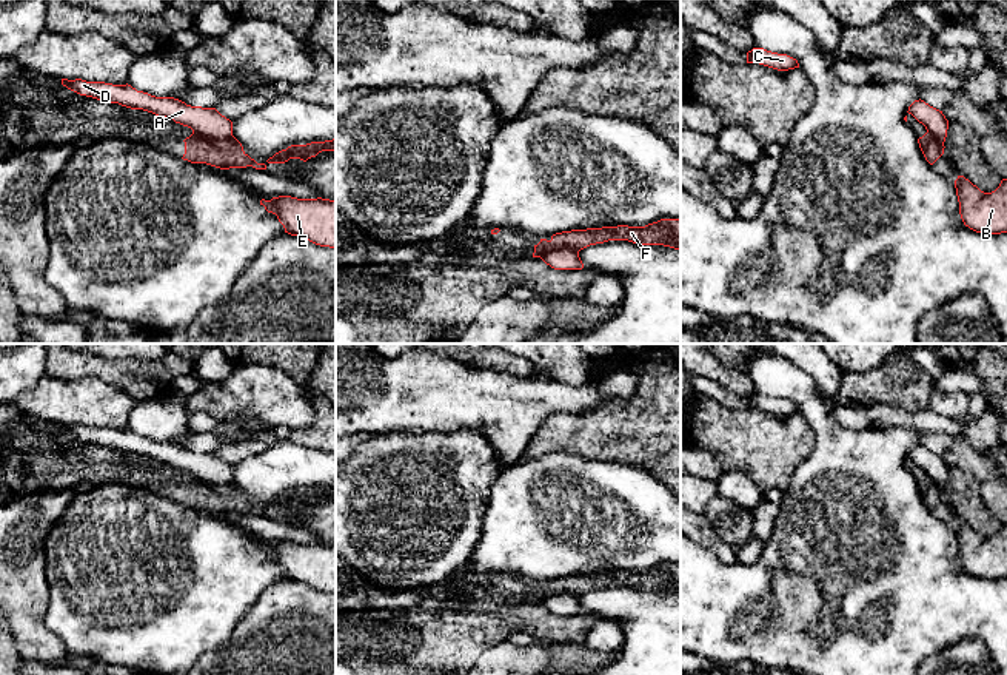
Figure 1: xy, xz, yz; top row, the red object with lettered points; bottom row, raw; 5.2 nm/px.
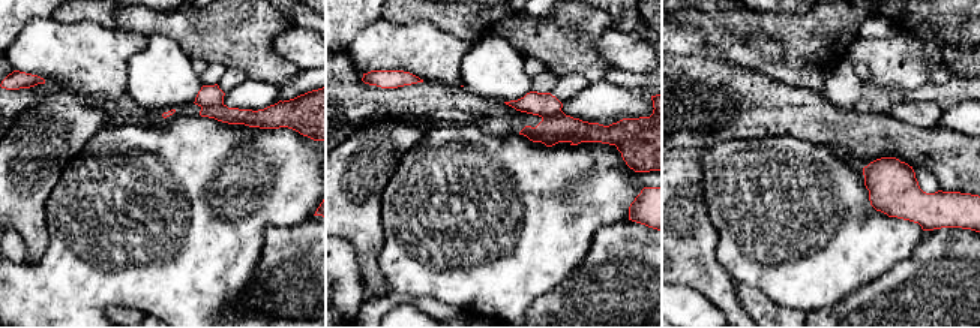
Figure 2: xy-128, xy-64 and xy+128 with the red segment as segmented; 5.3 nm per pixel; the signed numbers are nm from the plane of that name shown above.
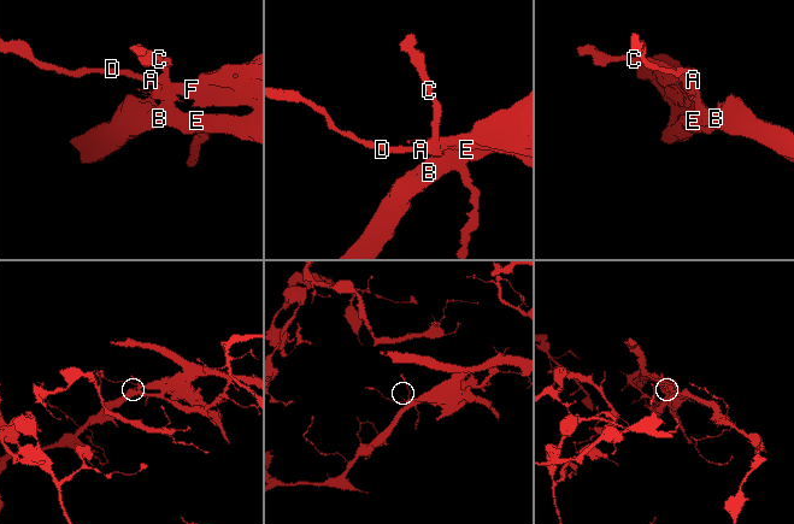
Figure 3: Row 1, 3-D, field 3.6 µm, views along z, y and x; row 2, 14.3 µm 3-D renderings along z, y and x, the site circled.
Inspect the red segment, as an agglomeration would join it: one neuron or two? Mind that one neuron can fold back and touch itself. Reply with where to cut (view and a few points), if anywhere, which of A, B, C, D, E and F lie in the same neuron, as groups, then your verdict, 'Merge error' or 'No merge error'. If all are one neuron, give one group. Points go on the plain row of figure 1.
Split along xy (193, 476), (207, 483), (217, 495), (225, 495), (233, 484). Groups: A B C D E / F. Merge error

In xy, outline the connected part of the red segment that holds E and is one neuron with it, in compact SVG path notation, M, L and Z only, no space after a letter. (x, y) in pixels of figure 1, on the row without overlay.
M279 541L271 546L262 544L260 550L277 561L285 578L336 593L336 546Z

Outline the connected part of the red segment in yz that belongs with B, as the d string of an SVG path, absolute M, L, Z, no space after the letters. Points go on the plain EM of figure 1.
M958 521L955 533L965 572L976 578L1007 578L1007 524L995 536L984 538L964 521Z

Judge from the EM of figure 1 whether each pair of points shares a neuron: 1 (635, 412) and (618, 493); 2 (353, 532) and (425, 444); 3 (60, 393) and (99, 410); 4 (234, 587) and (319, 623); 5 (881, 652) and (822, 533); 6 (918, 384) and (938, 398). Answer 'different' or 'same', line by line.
1: different
2: same
3: same
4: different
5: same
6: different

